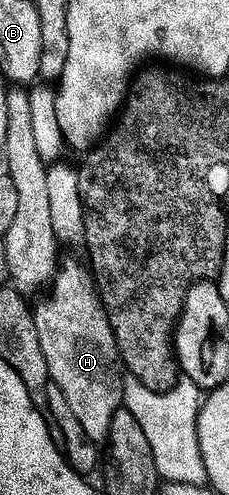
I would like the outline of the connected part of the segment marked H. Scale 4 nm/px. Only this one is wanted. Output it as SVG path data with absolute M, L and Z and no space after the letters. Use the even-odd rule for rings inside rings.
M67 260L55 276L51 297L34 309L41 351L49 362L54 387L65 394L77 422L95 444L102 445L113 426L113 418L124 407L124 369L121 367L117 338L109 322L96 283L86 267ZM84 268L84 269L83 269Z

